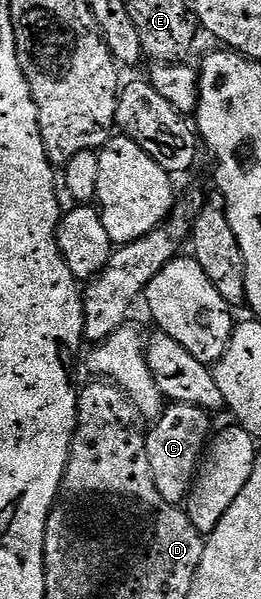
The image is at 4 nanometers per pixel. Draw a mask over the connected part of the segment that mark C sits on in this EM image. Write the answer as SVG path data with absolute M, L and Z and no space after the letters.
M170 403L149 426L146 435L148 463L152 467L152 479L156 483L156 491L170 505L181 506L190 494L199 466L203 462L203 453L212 436L210 429L211 414L195 405L179 405Z

